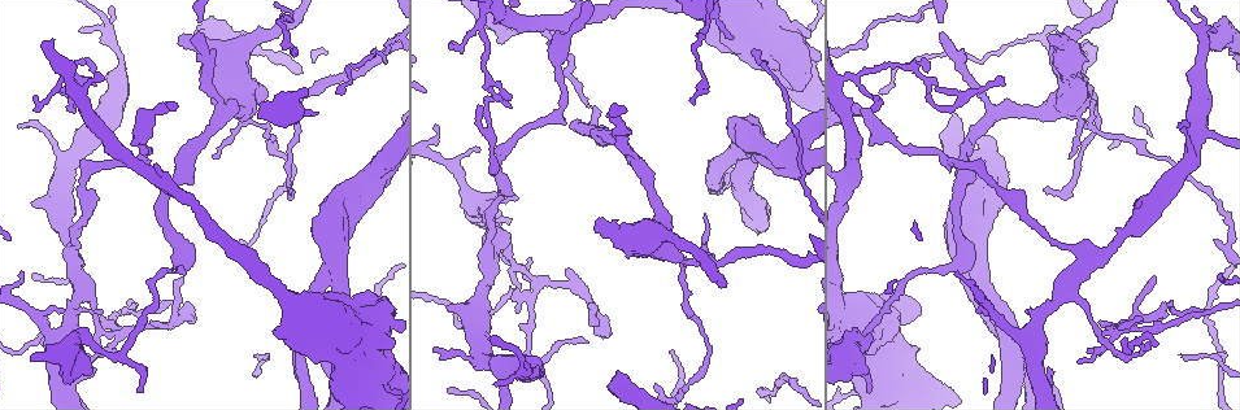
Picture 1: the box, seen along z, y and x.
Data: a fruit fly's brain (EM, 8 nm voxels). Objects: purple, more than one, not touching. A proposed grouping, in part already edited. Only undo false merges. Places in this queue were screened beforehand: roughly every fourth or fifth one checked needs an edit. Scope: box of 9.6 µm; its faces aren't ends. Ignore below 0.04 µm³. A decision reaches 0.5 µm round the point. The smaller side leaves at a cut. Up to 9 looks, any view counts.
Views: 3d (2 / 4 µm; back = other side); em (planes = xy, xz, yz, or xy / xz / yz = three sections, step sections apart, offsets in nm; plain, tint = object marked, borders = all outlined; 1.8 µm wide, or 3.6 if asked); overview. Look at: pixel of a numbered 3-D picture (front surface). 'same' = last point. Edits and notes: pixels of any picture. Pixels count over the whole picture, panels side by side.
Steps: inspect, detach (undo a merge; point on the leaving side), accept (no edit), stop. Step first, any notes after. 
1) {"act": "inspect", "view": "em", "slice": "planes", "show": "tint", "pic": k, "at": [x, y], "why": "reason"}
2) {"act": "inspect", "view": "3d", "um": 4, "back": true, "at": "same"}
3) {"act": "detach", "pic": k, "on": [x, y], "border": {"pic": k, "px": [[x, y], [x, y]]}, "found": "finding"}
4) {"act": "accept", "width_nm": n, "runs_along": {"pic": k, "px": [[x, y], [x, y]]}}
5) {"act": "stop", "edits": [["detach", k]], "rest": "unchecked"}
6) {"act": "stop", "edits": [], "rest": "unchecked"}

{"act": "inspect", "view": "3d", "um": 2, "pic": 1, "at": [850, 77]}

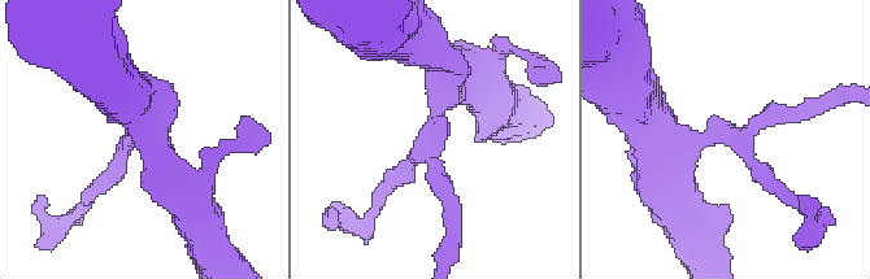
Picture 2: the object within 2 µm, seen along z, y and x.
{"act": "inspect", "view": "em", "slice": "planes", "show": "plain", "pic": 2, "at": [437, 131], "why": "now the EM"}

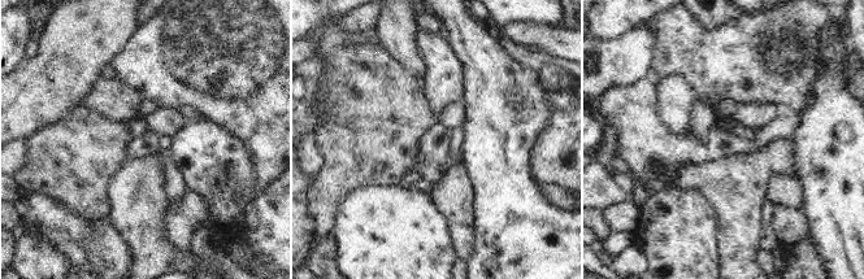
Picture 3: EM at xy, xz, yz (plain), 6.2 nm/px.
{"act": "inspect", "view": "em", "slice": "planes", "show": "tint", "at": "same", "why": "where the object lies"}

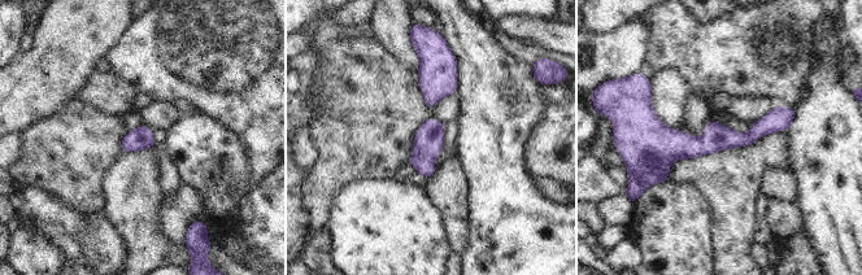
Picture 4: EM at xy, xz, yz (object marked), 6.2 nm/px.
{"act": "accept", "width_nm": 140, "found": "all the same neuron"}

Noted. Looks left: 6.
{"act": "inspect", "view": "em", "slice": "planes", "show": "tint", "pic": 1, "at": [500, 243]}

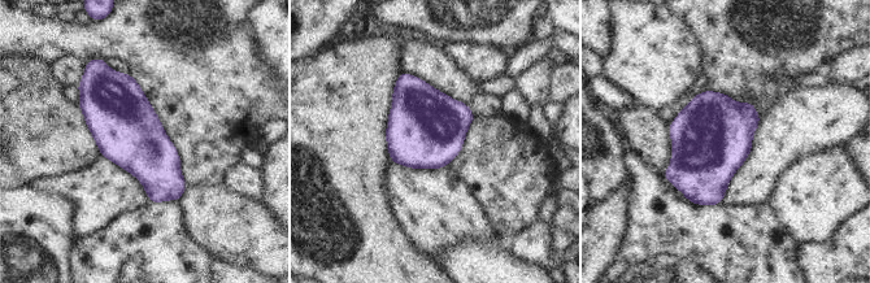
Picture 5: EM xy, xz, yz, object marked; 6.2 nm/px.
{"act": "accept", "width_nm": 420, "found": "one neuron here"}

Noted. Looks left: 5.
{"act": "inspect", "view": "em", "slice": "xy", "step": 16, "show": "tint", "pic": 1, "at": [174, 272], "why": "thin neck"}

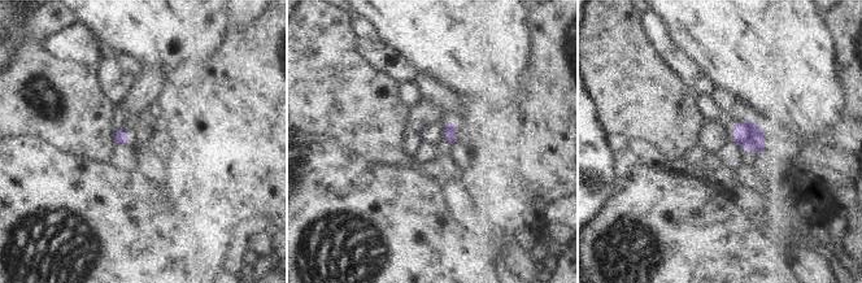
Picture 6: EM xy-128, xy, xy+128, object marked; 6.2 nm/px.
{"act": "inspect", "view": "em", "slice": "planes", "show": "tint", "at": "same", "why": "another direction"}

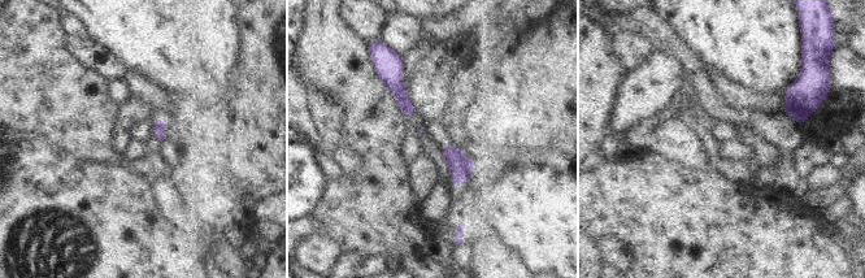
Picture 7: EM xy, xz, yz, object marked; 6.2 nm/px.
{"act": "accept", "found": "continuous, no second neuron"}

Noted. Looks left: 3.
{"act": "inspect", "view": "3d", "um": 4, "pic": 1, "at": [339, 266], "why": "three-way junction"}

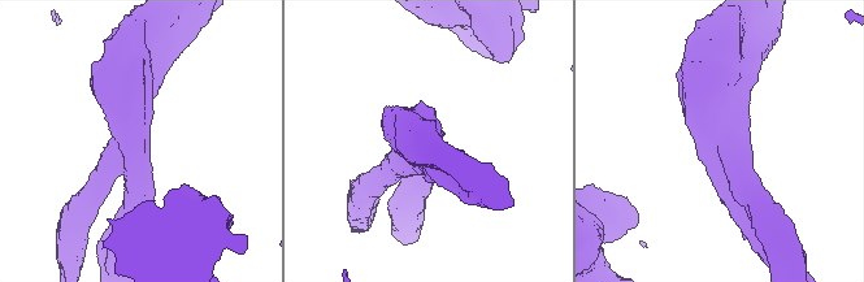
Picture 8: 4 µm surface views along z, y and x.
{"act": "inspect", "view": "em", "um": 3.6, "slice": "yz", "step": 8, "show": "plain", "pic": 8, "at": [711, 146], "arms": 3, "arm_widths_nm": [340, 340, 600]}

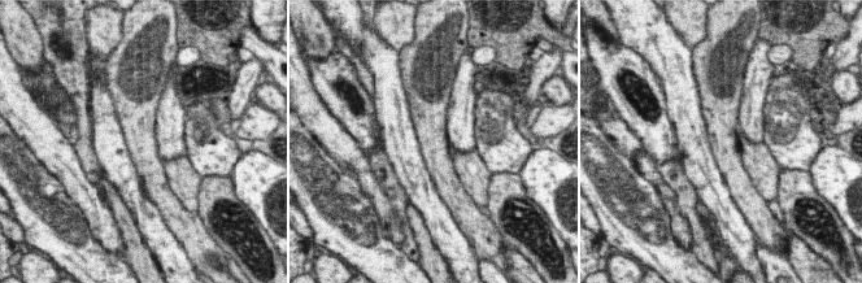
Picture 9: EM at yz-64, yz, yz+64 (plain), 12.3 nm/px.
{"act": "inspect", "view": "em", "um": 3.6, "slice": "yz", "step": 8, "show": "borders", "at": "same", "why": "see the neighbours"}

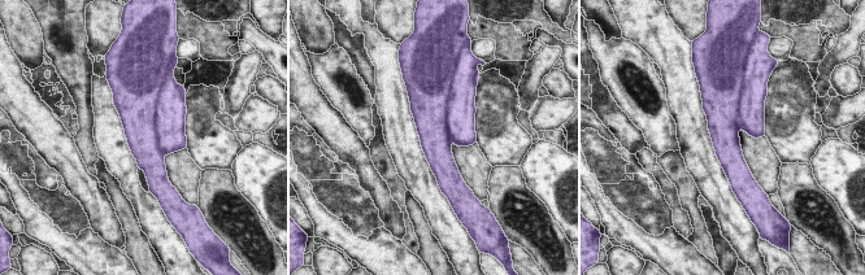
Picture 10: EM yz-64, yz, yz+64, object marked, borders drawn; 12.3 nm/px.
{"act": "detach", "pic": 10, "on": [170, 117], "found": "two neurons meet here"}

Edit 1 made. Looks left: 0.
{"act": "stop", "edits": [["detach", 10]], "rest": "unchecked"}

